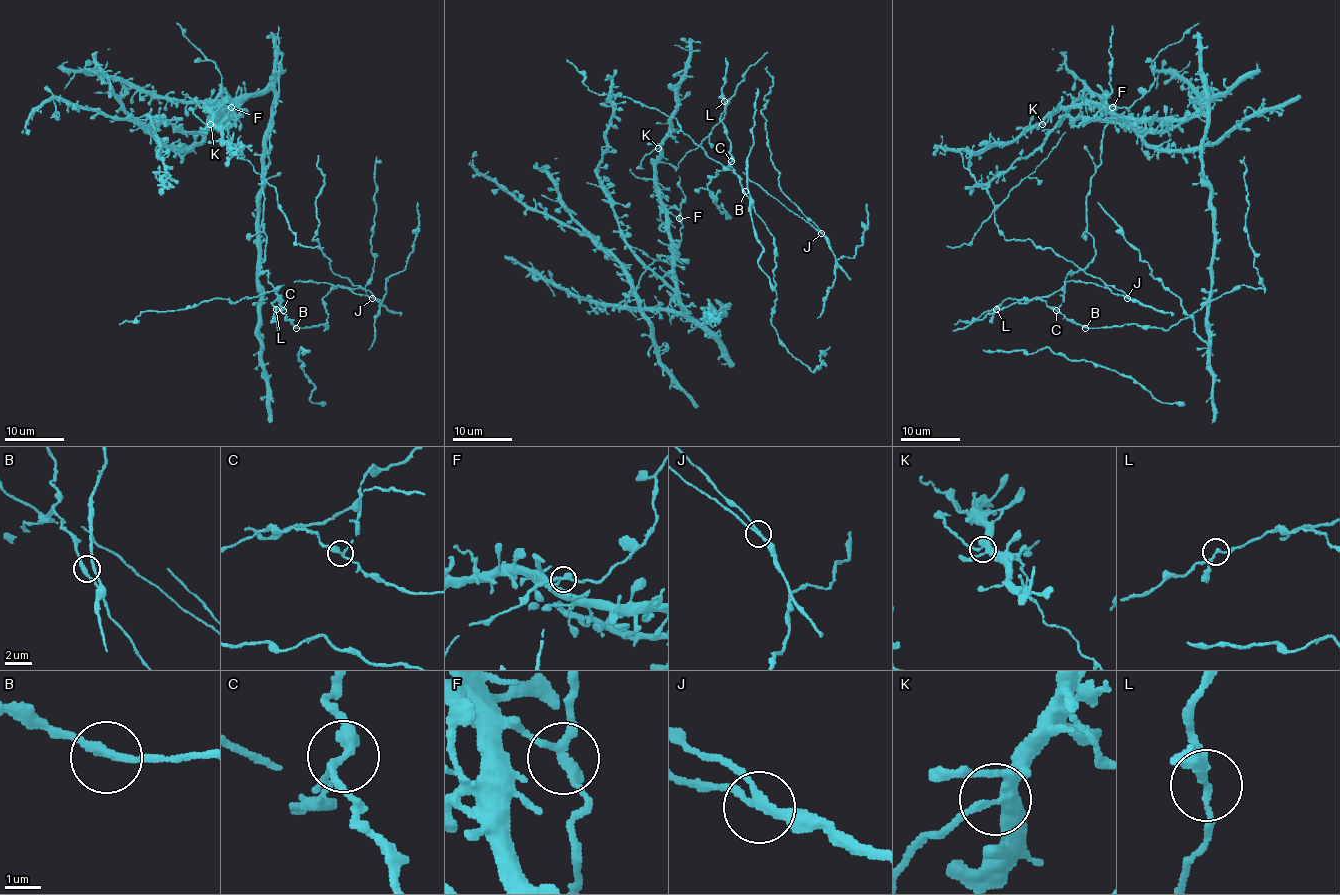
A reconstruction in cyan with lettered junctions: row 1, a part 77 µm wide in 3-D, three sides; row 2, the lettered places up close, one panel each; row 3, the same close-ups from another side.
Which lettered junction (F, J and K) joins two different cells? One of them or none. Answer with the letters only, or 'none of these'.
F

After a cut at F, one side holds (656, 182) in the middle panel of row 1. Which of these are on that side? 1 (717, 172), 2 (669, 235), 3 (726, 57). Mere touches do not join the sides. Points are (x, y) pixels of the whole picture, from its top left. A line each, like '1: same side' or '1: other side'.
1: other side
2: same side
3: other side

